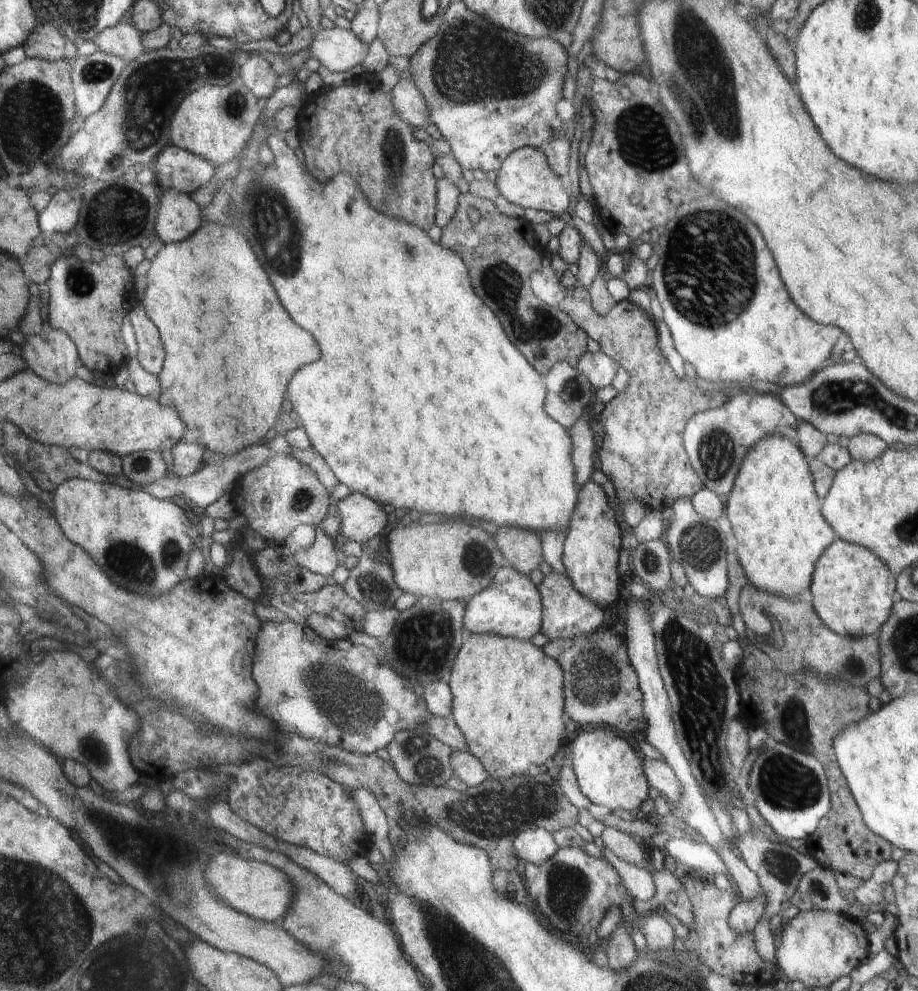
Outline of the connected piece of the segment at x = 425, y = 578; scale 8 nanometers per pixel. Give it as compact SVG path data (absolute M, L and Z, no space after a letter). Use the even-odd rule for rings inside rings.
M462 522L446 524L428 524L428 526L410 526L404 530L390 529L387 534L388 552L385 559L393 570L393 577L402 592L409 592L417 597L430 597L443 601L455 600L467 603L492 584L502 566L507 566L506 557L500 552L494 536L488 532L468 526Z

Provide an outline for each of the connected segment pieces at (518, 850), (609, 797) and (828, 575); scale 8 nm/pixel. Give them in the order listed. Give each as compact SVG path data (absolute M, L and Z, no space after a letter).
M540 827L522 831L513 845L516 858L523 864L539 865L552 859L559 850L554 834Z
M604 728L594 729L592 732L580 734L572 742L572 764L579 782L582 794L591 803L602 804L610 810L626 810L626 813L640 812L640 806L648 798L648 782L644 776L645 768L640 766L640 760L632 752L632 748L624 742L614 738L610 742L608 756L604 758Z
M836 540L828 548L828 556L816 568L816 584L812 584L812 606L832 632L842 636L876 636L891 616L894 600L894 578L891 569L871 550Z

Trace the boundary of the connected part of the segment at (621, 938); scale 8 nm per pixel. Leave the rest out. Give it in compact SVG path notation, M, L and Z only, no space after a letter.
M621 922L608 940L610 944L610 948L608 948L608 966L612 970L628 968L632 964L632 960L638 955L629 926L625 922Z

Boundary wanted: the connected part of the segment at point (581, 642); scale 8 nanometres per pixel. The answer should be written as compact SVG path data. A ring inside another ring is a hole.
M597 630L593 632L590 637L572 637L569 639L556 639L555 641L548 641L547 644L541 648L543 652L546 652L550 658L558 660L559 664L564 669L565 684L568 684L568 716L578 722L578 724L609 724L612 728L620 730L620 732L626 732L626 734L634 735L634 732L644 732L647 727L647 718L643 715L643 691L639 687L639 677L635 672L635 669L631 665L630 654L627 652L626 638L622 638L619 634L614 634L612 630Z

